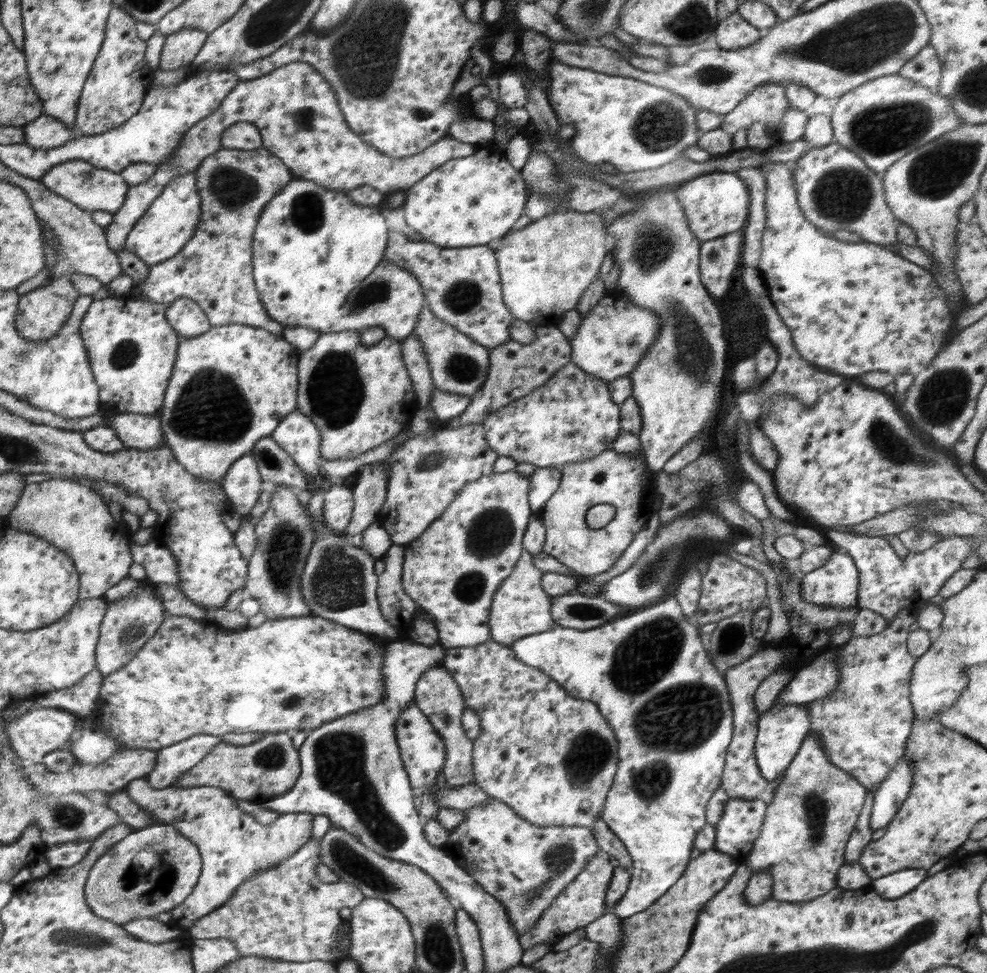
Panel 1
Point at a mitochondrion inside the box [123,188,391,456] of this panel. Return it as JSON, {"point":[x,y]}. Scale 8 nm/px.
{"point":[209,407]}

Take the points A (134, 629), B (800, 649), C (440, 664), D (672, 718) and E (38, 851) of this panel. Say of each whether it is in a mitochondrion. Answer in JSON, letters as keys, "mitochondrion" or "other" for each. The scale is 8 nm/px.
{"A":"mitochondrion","B":"other","C":"other","D":"mitochondrion","E":"other"}

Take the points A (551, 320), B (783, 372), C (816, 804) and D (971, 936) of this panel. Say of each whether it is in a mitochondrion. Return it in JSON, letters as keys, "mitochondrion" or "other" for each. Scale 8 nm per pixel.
{"A":"other","B":"other","C":"mitochondrion","D":"other"}

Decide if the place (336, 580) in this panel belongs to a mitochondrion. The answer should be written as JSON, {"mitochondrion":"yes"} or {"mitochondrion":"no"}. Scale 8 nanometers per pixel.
{"mitochondrion":"yes"}

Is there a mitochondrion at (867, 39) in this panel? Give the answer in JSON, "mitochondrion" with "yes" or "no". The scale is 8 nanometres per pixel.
{"mitochondrion":"yes"}

